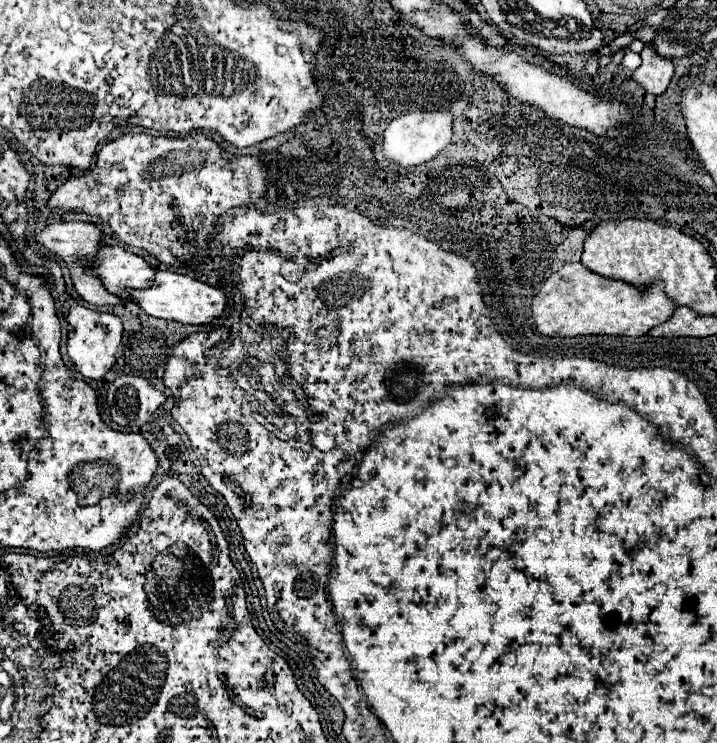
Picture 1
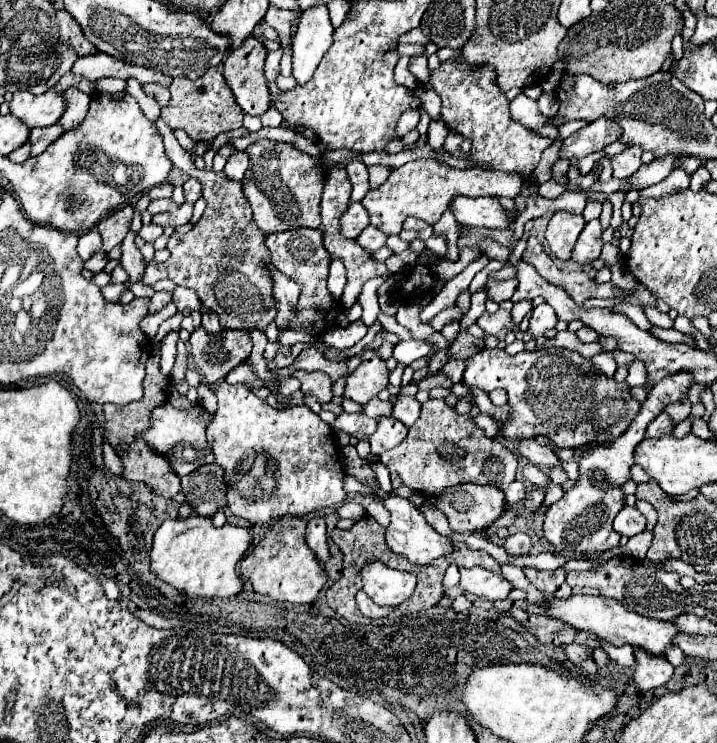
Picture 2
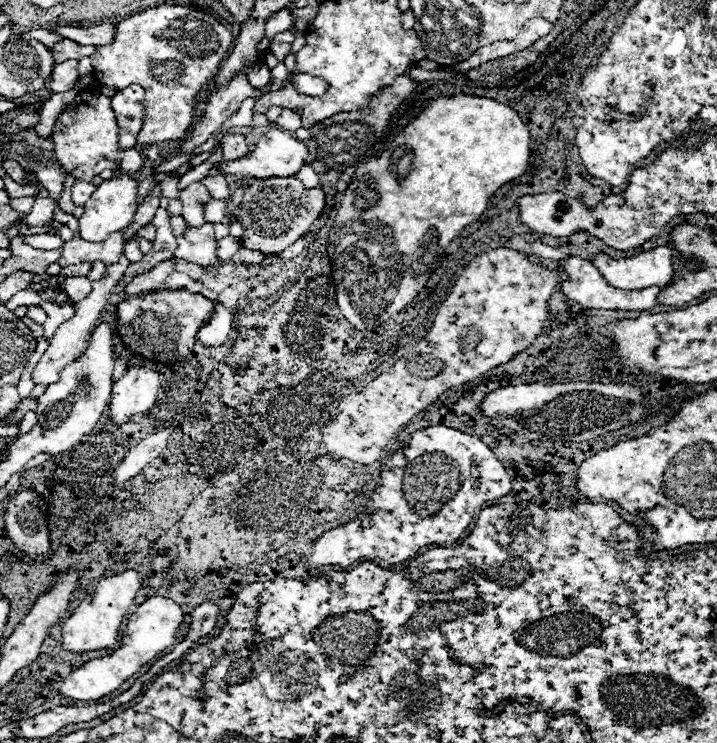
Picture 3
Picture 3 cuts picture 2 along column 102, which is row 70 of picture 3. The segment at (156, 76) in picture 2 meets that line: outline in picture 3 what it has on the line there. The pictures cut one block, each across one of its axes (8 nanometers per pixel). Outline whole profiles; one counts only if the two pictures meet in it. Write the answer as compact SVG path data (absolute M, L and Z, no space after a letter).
M66 60L62 64L56 64L52 70L50 90L52 92L66 92L78 82L78 60Z

